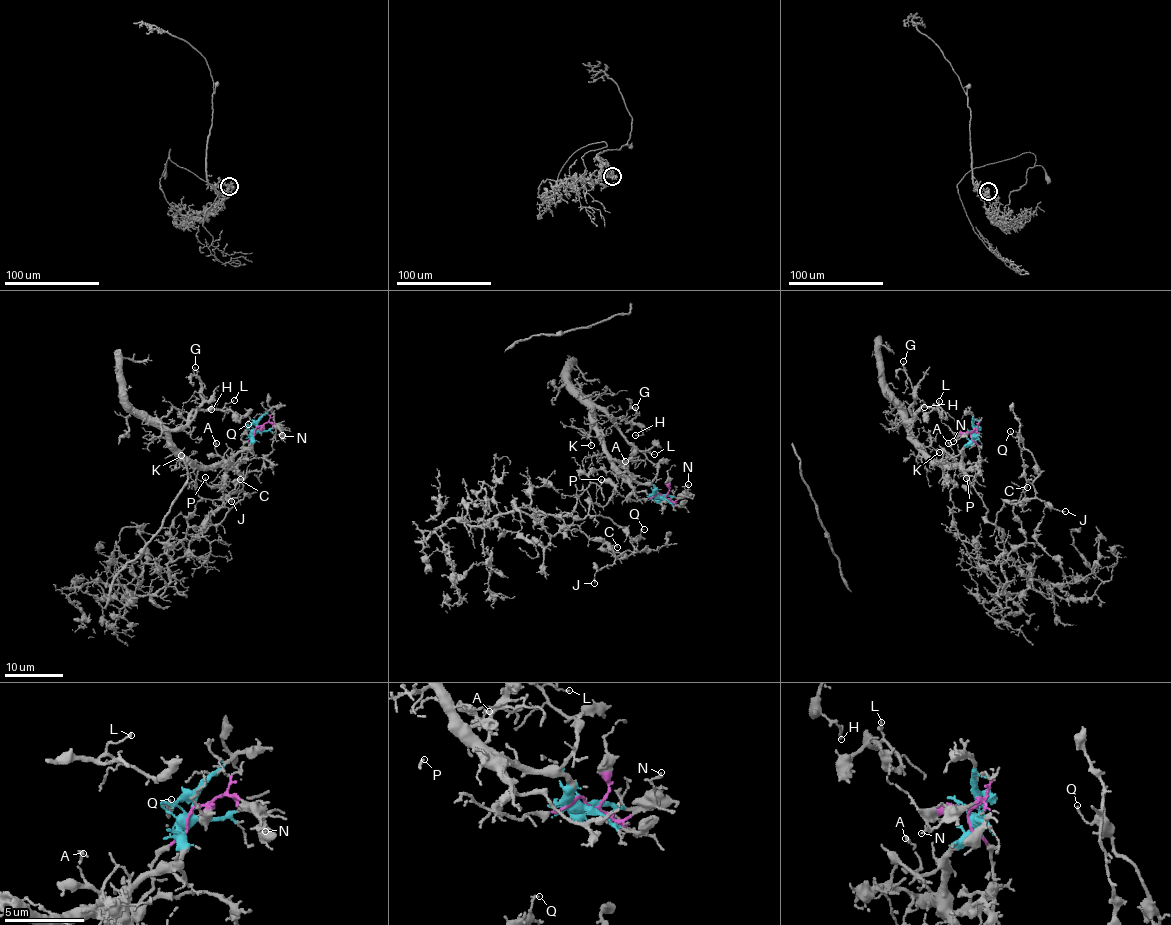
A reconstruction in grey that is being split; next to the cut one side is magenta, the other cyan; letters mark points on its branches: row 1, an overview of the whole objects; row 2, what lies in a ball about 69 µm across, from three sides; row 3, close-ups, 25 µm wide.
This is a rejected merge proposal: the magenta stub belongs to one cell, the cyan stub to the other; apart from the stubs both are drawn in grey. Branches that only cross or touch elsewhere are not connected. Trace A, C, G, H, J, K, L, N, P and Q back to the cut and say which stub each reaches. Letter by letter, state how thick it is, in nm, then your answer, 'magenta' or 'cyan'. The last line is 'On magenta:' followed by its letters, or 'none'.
A: 170 nm thick; cyan
C: 110 nm thick; magenta
G: 90 nm thick; cyan
H: 90 nm thick; cyan
J: 130 nm thick; magenta
K: 130 nm thick; cyan
L: 100 nm thick; cyan
N: 130 nm thick; magenta
P: 130 nm thick; magenta
Q: 120 nm thick; magenta
On magenta: C, J, N, P, Q

